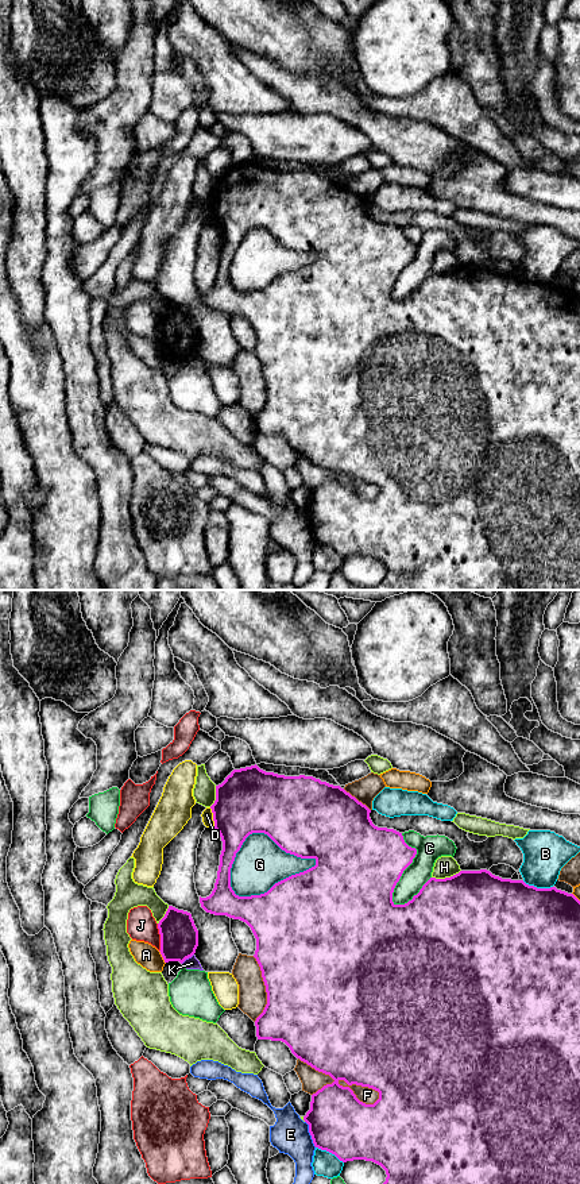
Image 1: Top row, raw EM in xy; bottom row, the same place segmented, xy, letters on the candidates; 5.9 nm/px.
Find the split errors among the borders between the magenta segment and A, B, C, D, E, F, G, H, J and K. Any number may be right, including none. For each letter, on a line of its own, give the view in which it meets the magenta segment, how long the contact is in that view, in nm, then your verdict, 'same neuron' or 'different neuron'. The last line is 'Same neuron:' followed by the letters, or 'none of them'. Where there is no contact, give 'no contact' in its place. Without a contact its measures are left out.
A: xy | 90 nm | different neuron
B: xy | 190 nm | different neuron
C: xy | 440 nm | different neuron
D: xy | 120 nm | different neuron
E: xy | 170 nm | different neuron
F: xy | 280 nm | different neuron
G: xy | 550 nm | different neuron
H: xy | 180 nm | different neuron
J: xy | 170 nm | different neuron
K: xy | 100 nm | different neuron
Same neuron: none of them

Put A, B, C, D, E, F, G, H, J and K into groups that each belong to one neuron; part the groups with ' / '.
A E / B / C / D / F G H K / J

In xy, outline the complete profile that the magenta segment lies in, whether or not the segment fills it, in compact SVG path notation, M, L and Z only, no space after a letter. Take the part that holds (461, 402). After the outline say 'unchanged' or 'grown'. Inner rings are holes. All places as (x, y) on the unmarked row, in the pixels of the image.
M256 159L233 165L221 180L216 181L216 196L210 204L213 208L214 224L219 227L223 236L223 246L220 250L220 261L214 284L209 292L200 292L200 298L206 308L227 311L229 313L245 317L256 333L256 346L254 352L260 362L267 387L267 400L263 408L255 416L256 432L258 435L285 437L297 454L306 458L316 466L329 470L335 475L332 479L324 481L312 490L310 505L303 512L303 516L309 520L309 528L314 541L335 549L343 558L366 555L380 560L386 566L386 576L375 587L368 590L580 590L580 296L573 289L557 285L556 282L537 284L526 279L523 275L502 274L492 270L487 265L480 265L460 266L459 269L445 274L430 273L411 296L405 300L395 300L393 297L394 284L403 266L413 258L417 244L405 238L402 228L394 224L375 221L370 213L371 205L344 184L321 177L313 171L278 170L274 167L266 167ZM252 228L267 230L286 248L301 254L314 254L316 261L275 278L264 289L251 292L236 290L231 282L231 263L236 248L240 246L245 234ZM352 479L378 486L379 494L374 500L360 497L349 483Z | unchanged

